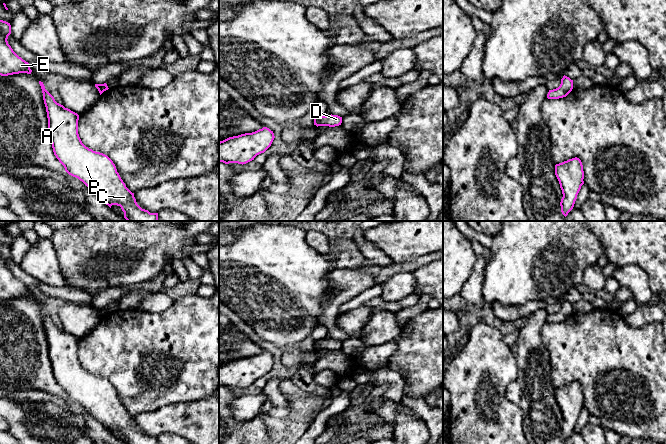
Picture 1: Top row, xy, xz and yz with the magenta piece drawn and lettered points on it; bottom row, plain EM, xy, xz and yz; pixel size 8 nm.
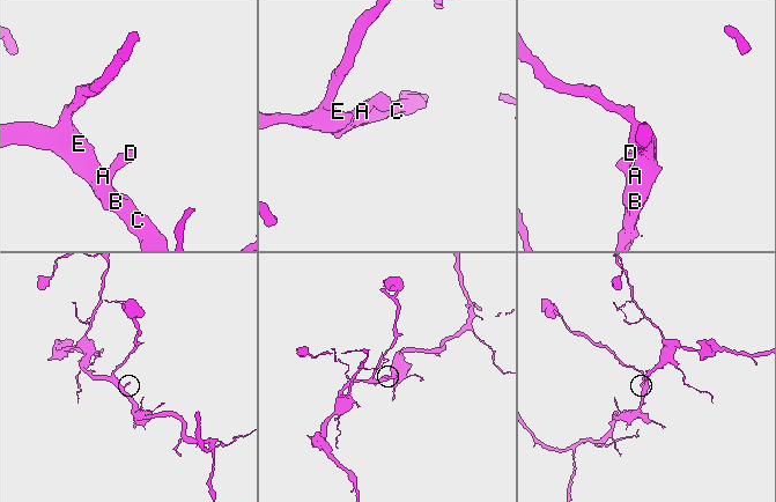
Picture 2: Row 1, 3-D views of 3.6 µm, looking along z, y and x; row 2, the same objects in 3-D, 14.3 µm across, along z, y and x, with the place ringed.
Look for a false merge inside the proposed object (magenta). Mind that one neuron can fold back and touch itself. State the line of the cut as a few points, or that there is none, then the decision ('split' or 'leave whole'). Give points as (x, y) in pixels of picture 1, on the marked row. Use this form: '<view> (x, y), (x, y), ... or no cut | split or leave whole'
no cut | leave whole

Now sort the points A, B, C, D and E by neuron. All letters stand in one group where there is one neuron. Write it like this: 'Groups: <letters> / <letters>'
Groups: A B C D E

